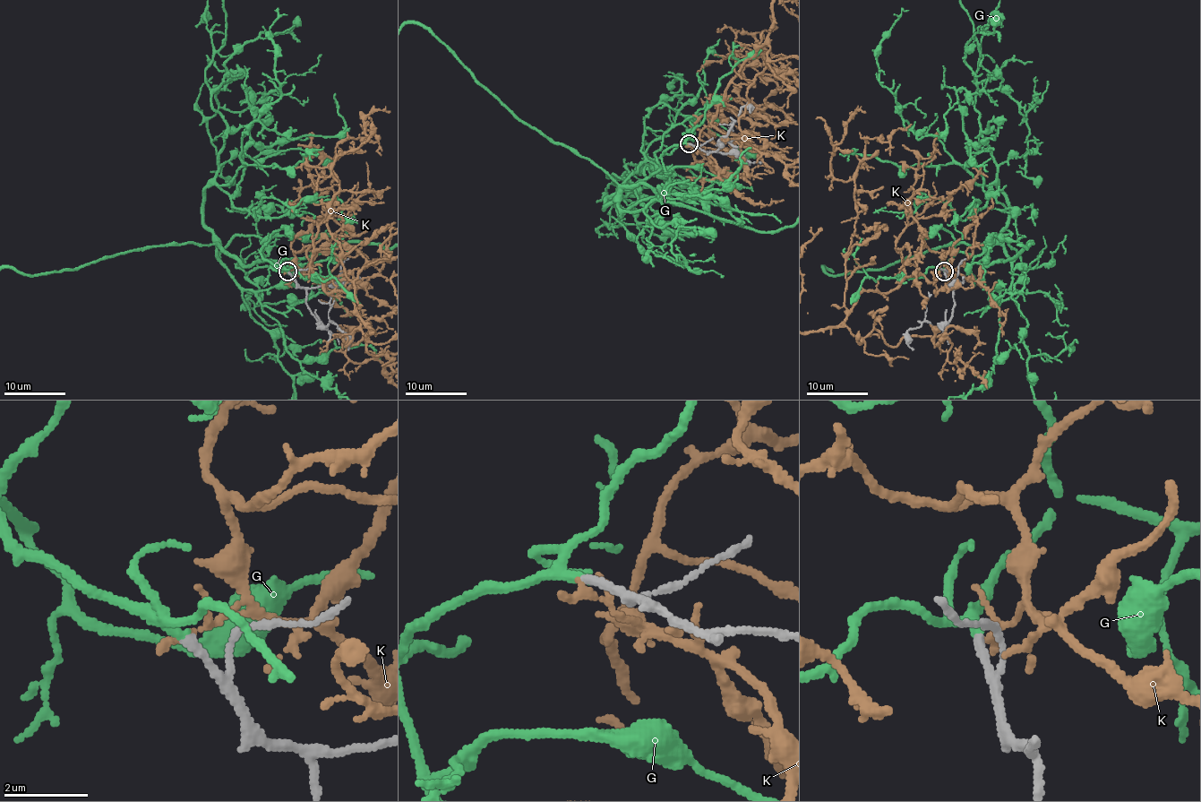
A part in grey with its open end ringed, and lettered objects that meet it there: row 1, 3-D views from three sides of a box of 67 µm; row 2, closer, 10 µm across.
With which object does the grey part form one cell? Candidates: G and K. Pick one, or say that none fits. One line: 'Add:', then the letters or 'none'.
Add: G

